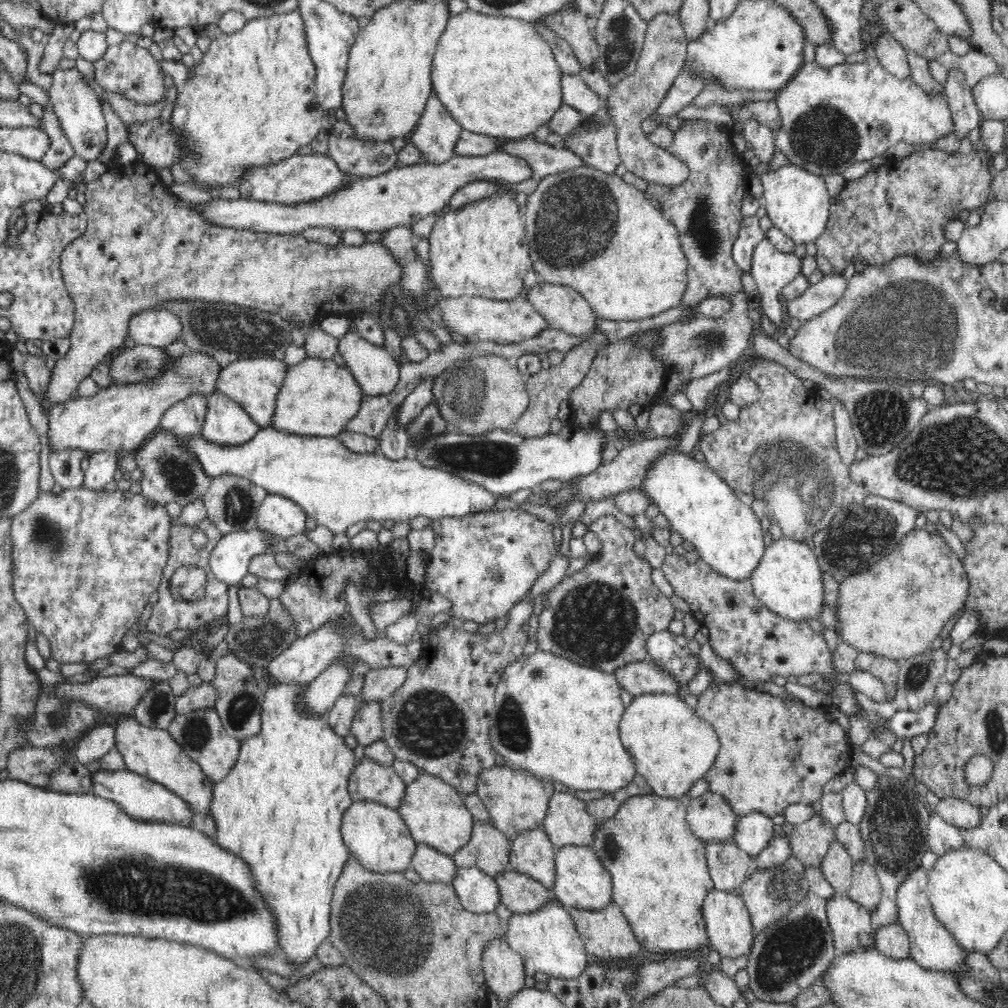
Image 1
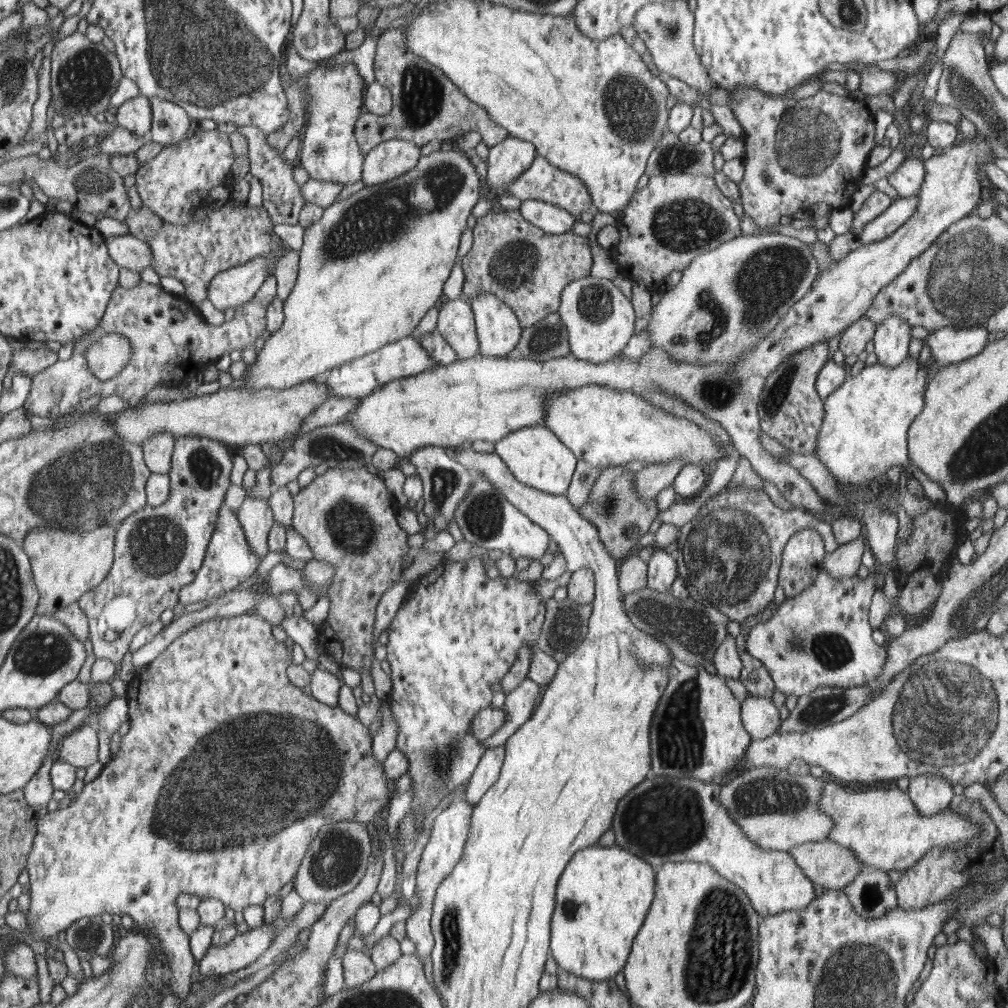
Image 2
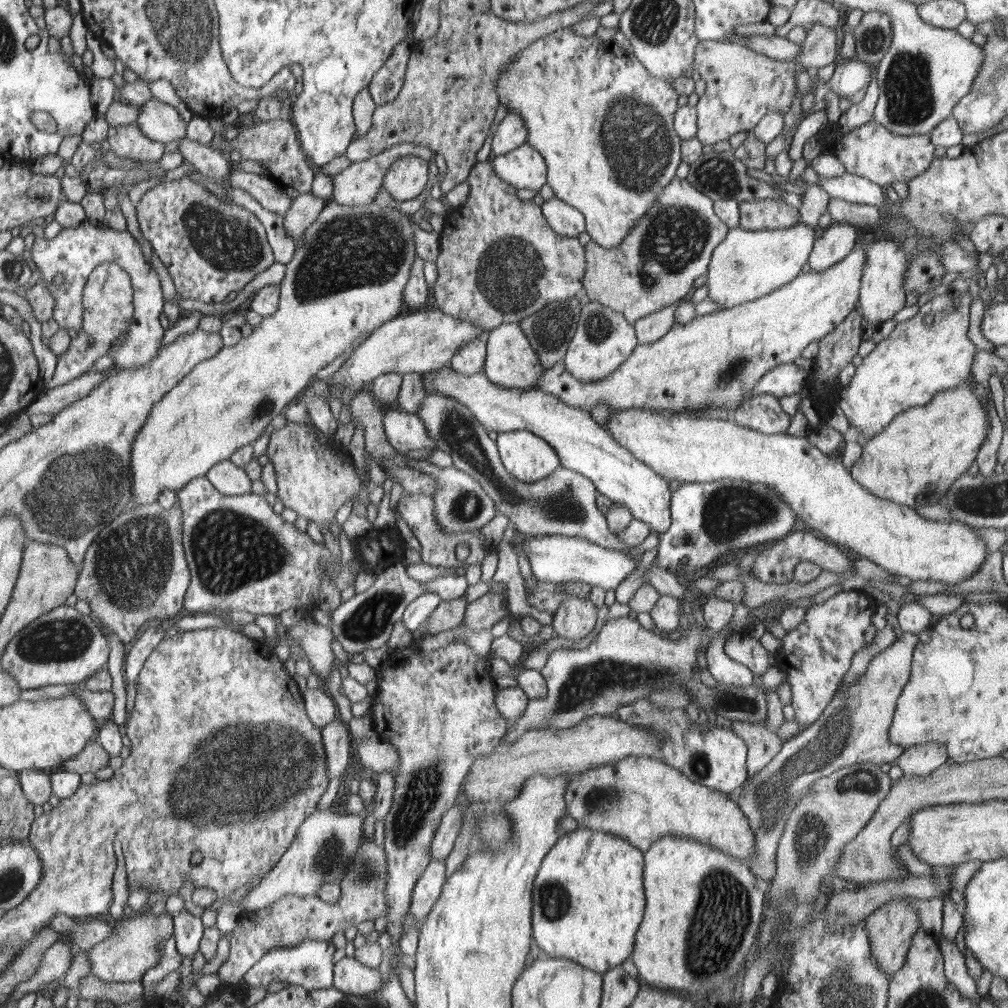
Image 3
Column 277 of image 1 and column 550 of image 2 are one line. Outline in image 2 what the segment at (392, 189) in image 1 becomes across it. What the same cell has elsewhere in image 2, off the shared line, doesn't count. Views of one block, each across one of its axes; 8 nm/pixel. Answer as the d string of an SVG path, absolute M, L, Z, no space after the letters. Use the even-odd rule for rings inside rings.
M524 200L521 202L519 210L525 219L534 223L534 226L541 227L541 230L547 234L569 233L577 221L570 211L542 200Z

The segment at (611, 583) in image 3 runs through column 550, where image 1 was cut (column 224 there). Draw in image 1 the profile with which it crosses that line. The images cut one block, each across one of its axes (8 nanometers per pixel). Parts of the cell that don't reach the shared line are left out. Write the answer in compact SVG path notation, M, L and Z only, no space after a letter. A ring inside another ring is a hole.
M259 527L222 534L209 554L209 568L216 579L228 585L238 583L248 574L249 563L259 554L272 552L270 544L279 538Z

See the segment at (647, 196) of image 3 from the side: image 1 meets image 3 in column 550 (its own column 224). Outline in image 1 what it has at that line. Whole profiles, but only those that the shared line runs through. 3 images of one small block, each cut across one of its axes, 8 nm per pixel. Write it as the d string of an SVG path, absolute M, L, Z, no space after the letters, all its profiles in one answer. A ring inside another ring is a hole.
M297 9L290 10L287 13L272 15L271 17L258 17L246 22L246 24L234 34L224 34L216 40L212 40L211 44L203 53L203 58L200 62L195 62L194 69L190 71L181 61L160 61L160 66L166 75L173 78L174 81L174 108L171 119L172 126L176 131L182 132L183 142L186 144L190 156L182 162L182 170L190 174L196 188L202 188L206 192L212 193L212 196L217 194L220 186L228 188L228 186L236 186L236 180L244 174L244 170L248 166L266 166L269 163L282 162L284 158L290 158L297 154L297 150L310 144L320 129L326 126L325 114L326 111L320 106L316 100L316 75L315 64L310 56L307 47L307 36L304 31L304 21Z

